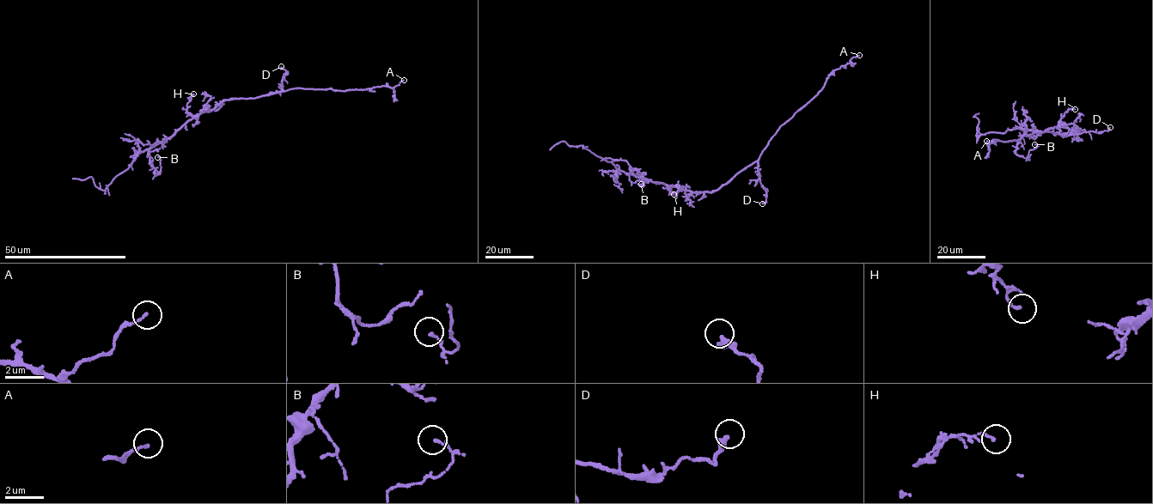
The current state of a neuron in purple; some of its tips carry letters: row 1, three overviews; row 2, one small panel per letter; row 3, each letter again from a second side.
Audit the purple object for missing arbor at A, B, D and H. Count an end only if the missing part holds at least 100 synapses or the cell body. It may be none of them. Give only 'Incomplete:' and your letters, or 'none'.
Incomplete: none

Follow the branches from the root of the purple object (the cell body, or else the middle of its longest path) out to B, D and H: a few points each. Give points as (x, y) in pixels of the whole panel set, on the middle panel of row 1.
B: (706, 192), (690, 191), (655, 183), (630, 174), (631, 171), (637, 170), (641, 173), (644, 185), (641, 184)
D: (706, 192), (718, 190), (757, 161), (759, 181), (765, 191), (765, 201), (762, 203)
H: (706, 192), (690, 191), (675, 186), (668, 187), (674, 194)

